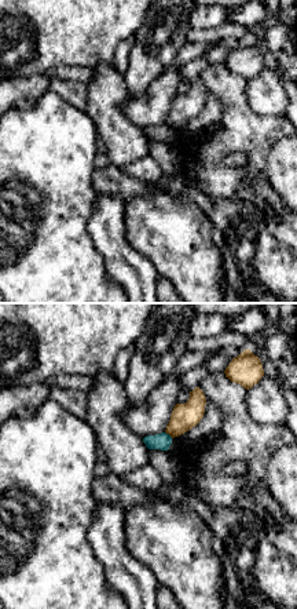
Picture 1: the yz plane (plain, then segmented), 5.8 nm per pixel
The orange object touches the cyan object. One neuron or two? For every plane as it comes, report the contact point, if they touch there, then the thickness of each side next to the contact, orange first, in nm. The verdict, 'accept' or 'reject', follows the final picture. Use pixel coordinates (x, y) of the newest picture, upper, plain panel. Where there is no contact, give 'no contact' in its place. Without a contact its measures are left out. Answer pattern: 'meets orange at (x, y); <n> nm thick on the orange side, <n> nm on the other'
meets orange at (169, 126); 160 nm thick on the orange side, 100 nm on the other

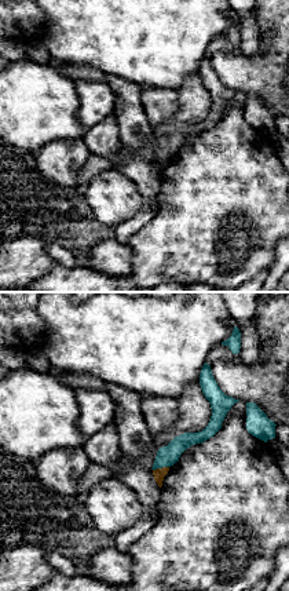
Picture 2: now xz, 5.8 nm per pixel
meets orange at (160, 160); 70 nm thick on the orange side, 120 nm on the other

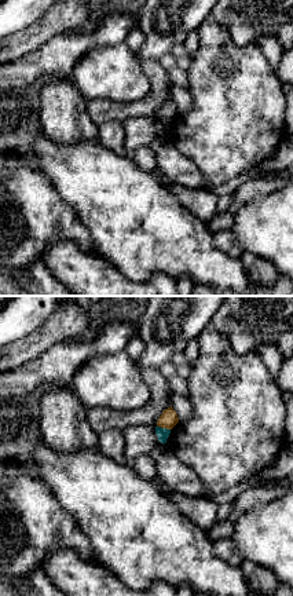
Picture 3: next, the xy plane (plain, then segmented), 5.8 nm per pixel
meets orange at (164, 119); 100 nm thick on the orange side, 70 nm on the other

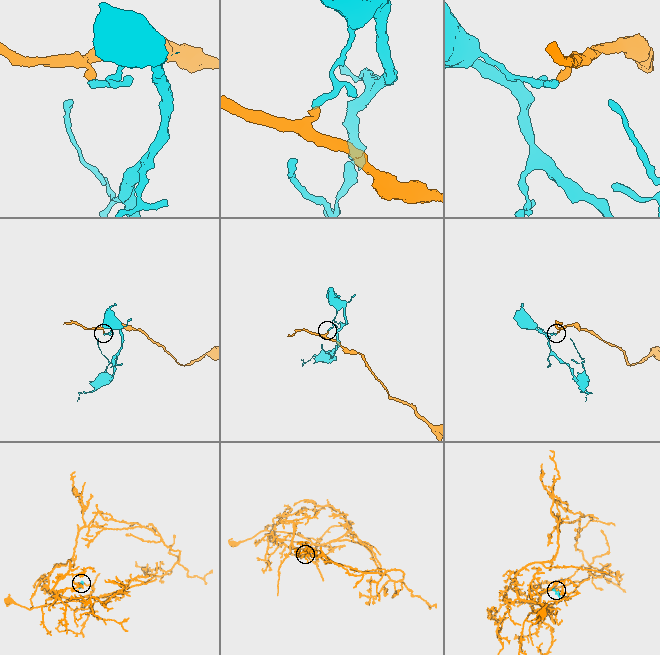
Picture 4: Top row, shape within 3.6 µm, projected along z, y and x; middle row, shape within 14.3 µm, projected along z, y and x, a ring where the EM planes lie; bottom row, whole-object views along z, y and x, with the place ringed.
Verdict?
reject

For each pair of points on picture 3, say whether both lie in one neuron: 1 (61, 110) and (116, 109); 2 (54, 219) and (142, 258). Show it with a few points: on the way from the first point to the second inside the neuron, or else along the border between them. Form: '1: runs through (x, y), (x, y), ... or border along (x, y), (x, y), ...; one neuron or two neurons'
1: border along (87, 99), (87, 114), (98, 127); two neurons
2: border along (72, 208), (87, 229), (98, 252); two neurons

